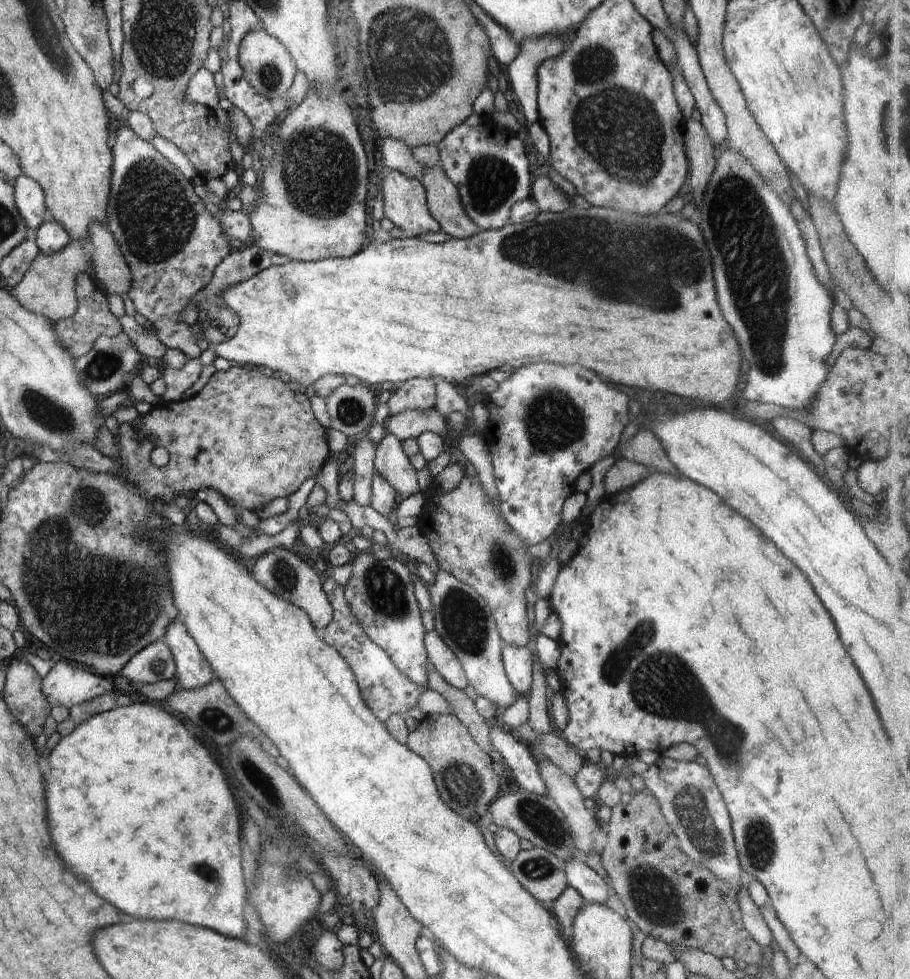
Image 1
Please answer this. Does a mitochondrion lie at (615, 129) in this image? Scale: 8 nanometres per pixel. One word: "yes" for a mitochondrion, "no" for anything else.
yes

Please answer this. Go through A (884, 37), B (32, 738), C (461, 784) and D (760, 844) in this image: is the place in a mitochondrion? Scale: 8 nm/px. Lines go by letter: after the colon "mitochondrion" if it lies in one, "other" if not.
A: other
B: other
C: mitochondrion
D: mitochondrion

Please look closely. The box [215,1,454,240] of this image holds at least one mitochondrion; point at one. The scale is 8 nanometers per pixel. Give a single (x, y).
(404, 76)

